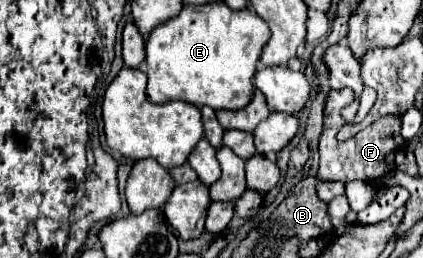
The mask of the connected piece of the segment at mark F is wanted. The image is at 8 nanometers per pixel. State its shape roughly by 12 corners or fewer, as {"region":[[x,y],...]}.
{"region":[[331,89],[319,137],[319,179],[377,181],[405,147],[401,115],[381,117],[347,141]]}

